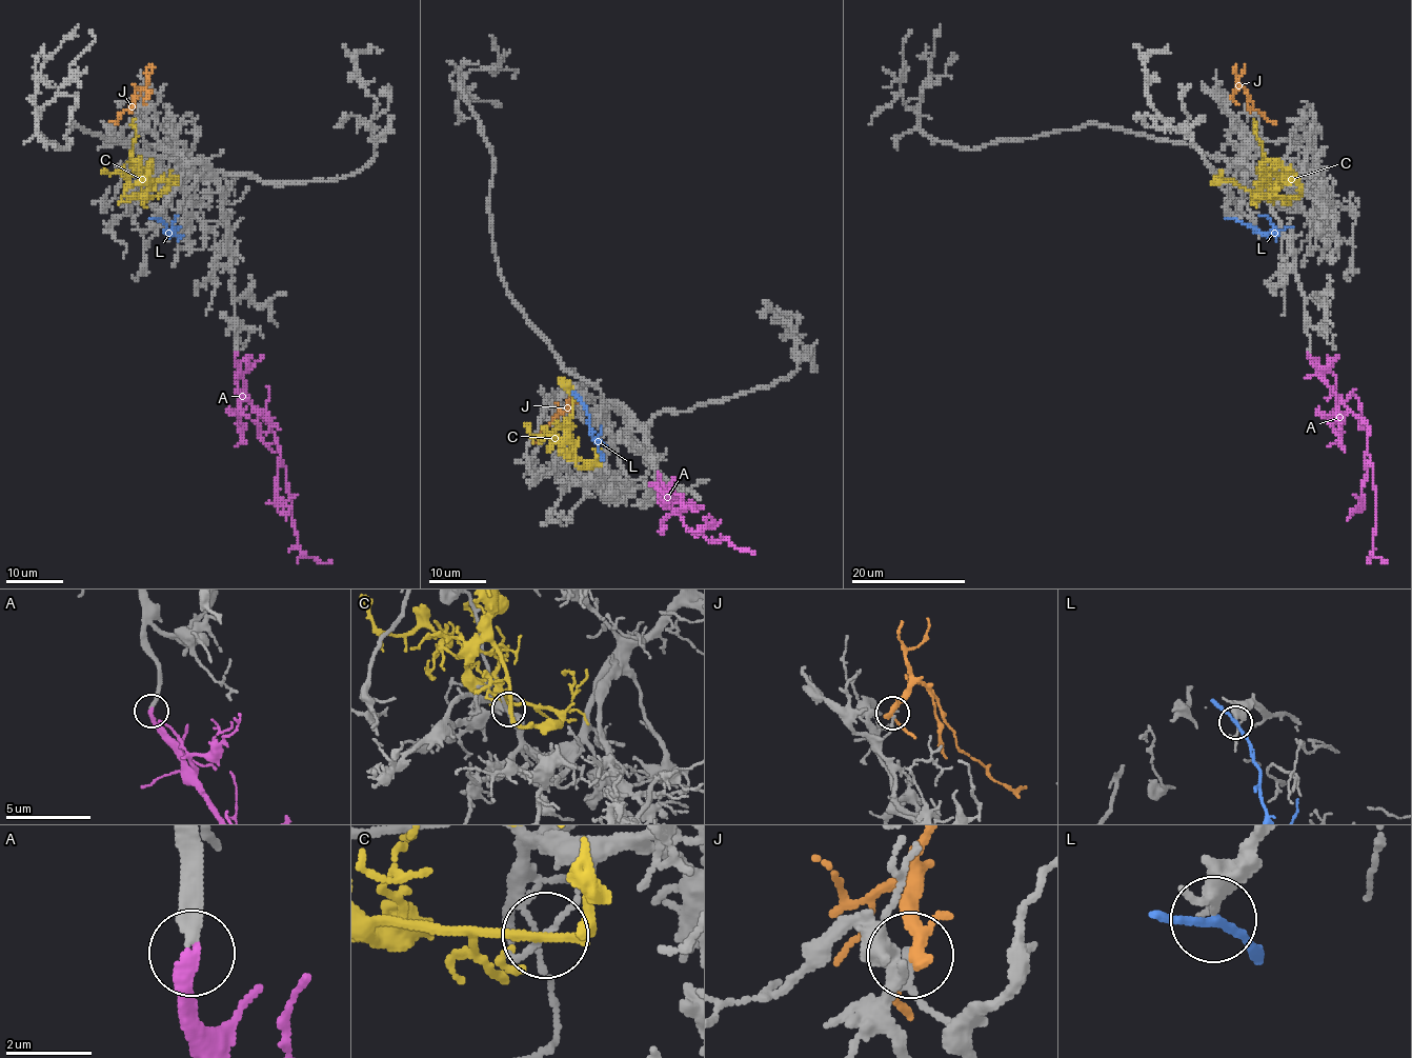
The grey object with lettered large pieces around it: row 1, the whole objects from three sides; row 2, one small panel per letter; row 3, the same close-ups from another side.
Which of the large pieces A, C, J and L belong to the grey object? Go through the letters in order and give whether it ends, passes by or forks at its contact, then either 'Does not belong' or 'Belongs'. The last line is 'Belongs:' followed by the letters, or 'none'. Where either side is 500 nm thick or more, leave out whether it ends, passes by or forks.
A: It ends there. Belongs
C: It passes by. Does not belong
J: It forks there. Does not belong
L: It passes by. Does not belong
Belongs: A

